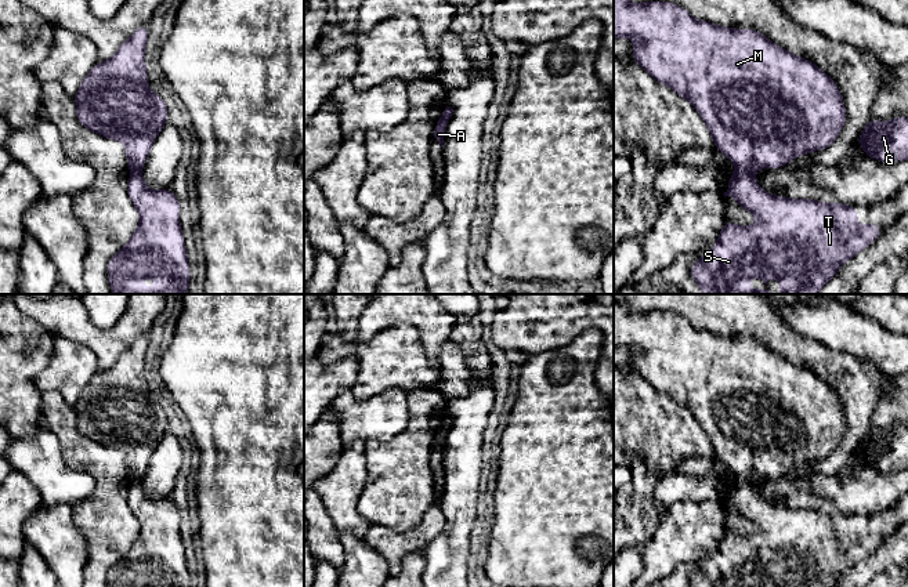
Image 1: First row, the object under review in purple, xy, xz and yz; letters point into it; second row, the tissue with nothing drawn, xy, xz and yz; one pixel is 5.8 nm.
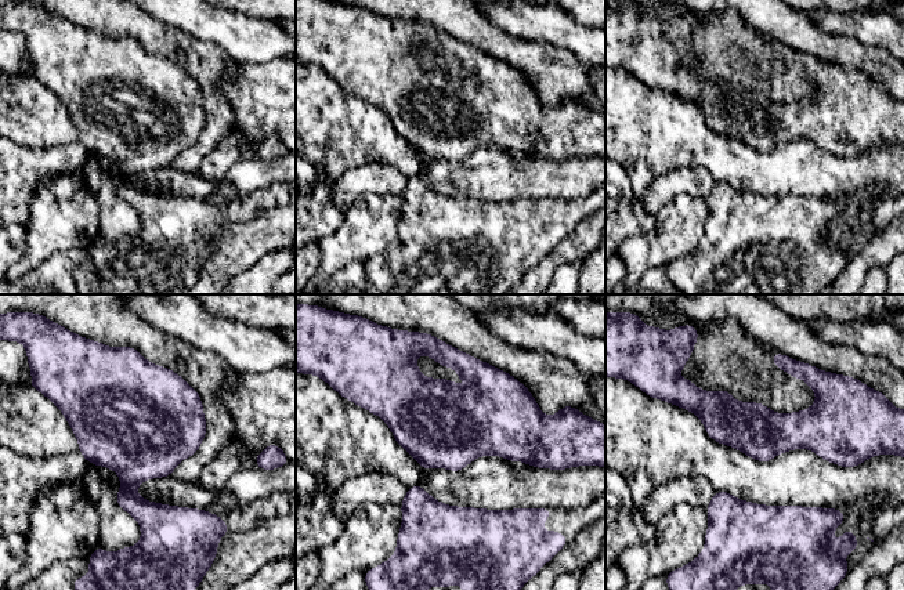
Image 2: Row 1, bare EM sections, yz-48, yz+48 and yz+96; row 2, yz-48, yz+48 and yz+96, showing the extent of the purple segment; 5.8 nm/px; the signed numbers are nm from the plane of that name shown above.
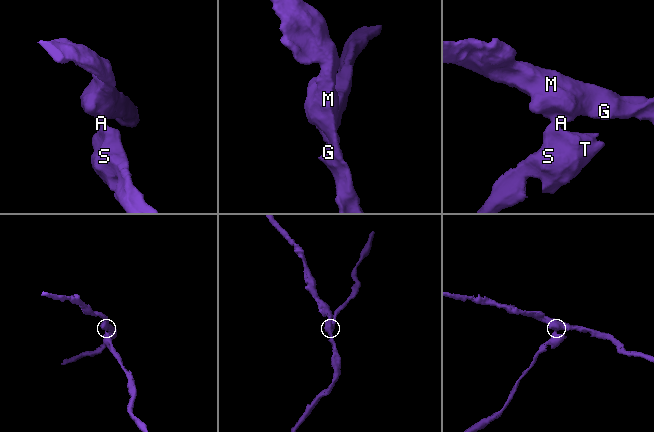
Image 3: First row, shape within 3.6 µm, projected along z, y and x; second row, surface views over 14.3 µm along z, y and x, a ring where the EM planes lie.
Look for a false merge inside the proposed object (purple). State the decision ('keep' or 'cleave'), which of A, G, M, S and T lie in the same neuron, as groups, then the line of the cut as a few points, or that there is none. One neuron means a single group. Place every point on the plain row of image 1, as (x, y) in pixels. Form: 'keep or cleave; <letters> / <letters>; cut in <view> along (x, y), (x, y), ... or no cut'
cleave; A G M / S T; cut in yz along (737, 478), (749, 482)

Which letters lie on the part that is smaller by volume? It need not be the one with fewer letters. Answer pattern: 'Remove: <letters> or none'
Remove: S, T

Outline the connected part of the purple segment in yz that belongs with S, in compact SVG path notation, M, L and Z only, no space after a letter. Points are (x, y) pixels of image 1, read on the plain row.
M737 479L730 486L728 500L723 504L724 507L732 506L742 518L755 522L757 532L741 537L726 529L717 552L710 561L703 561L699 570L691 573L690 583L692 587L833 587L840 575L875 551L883 539L871 532L858 535L855 515L824 512L813 508L793 510L786 506L768 504L748 481Z

